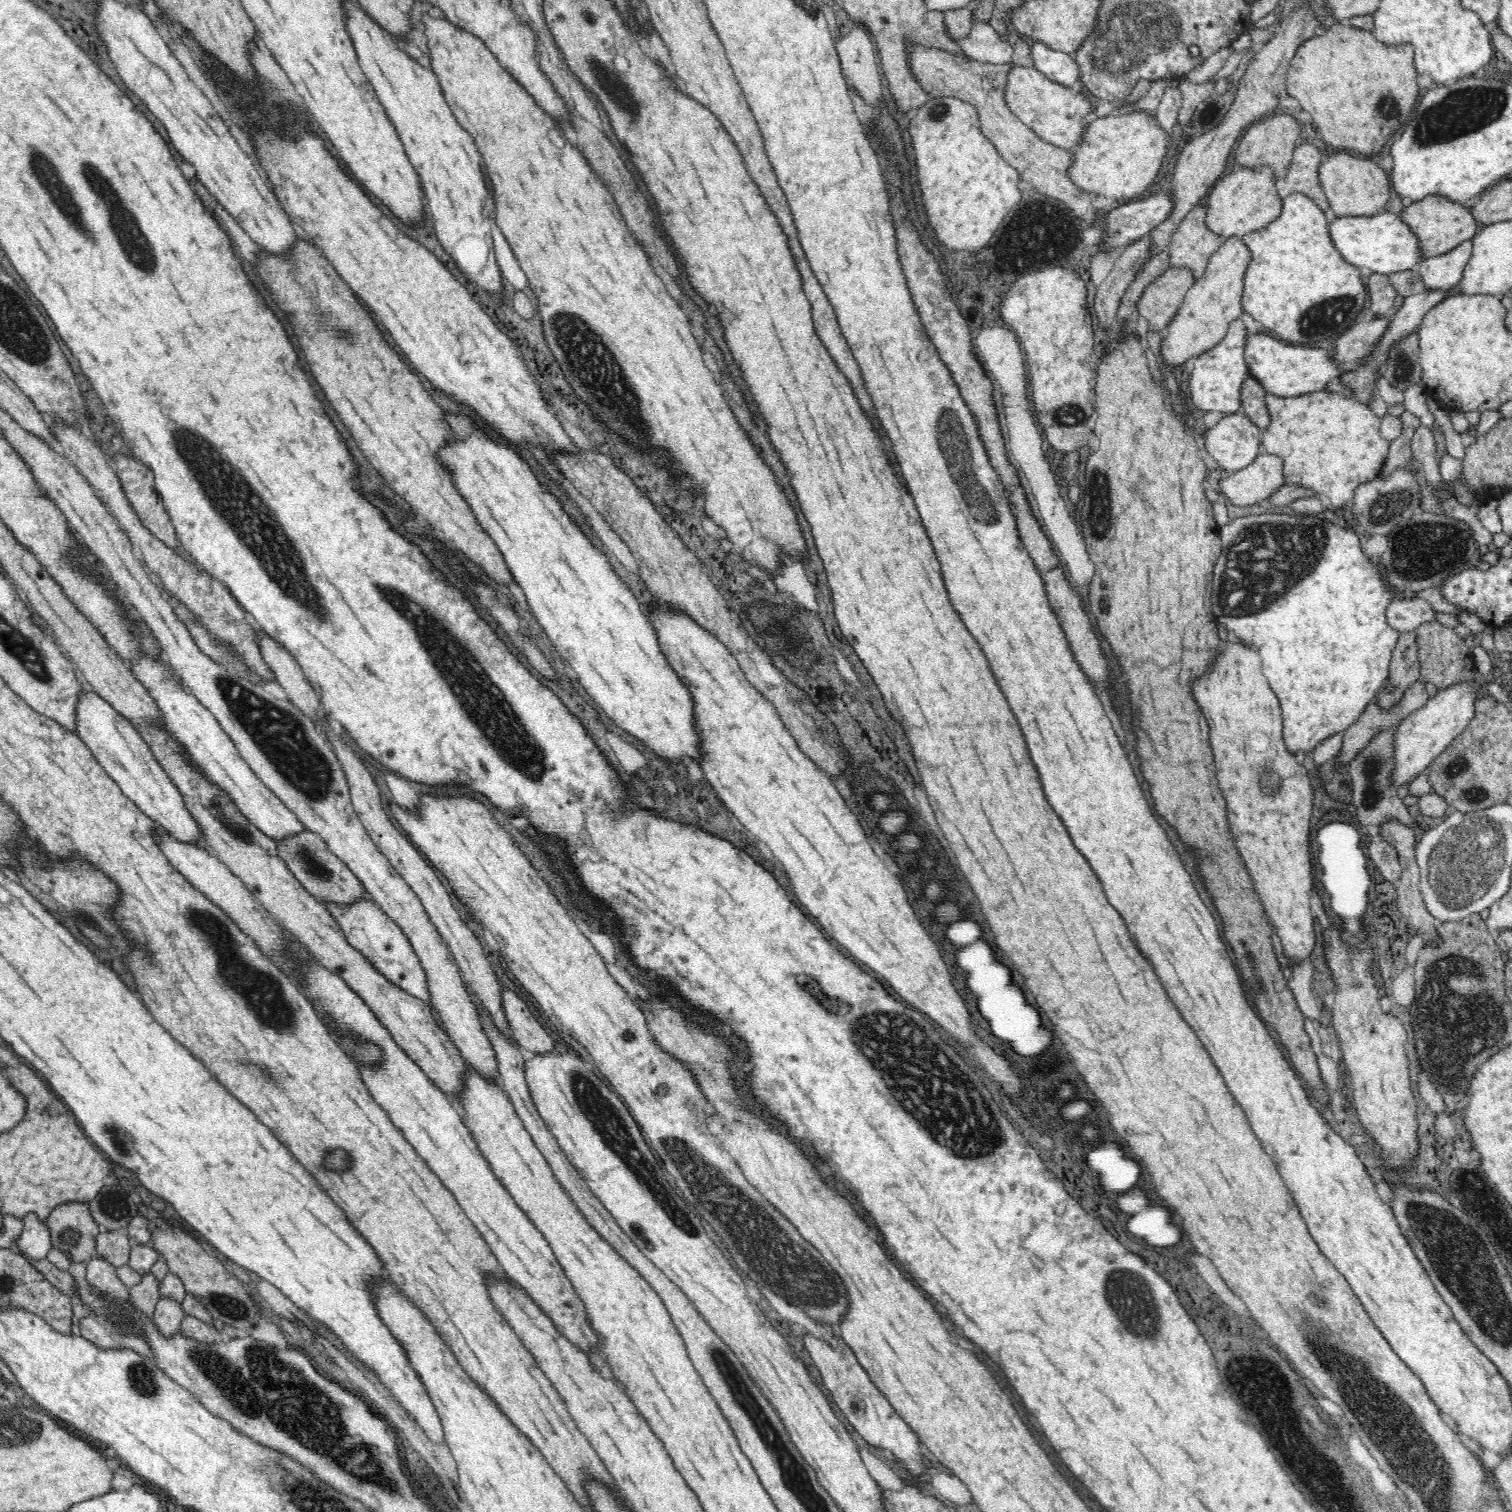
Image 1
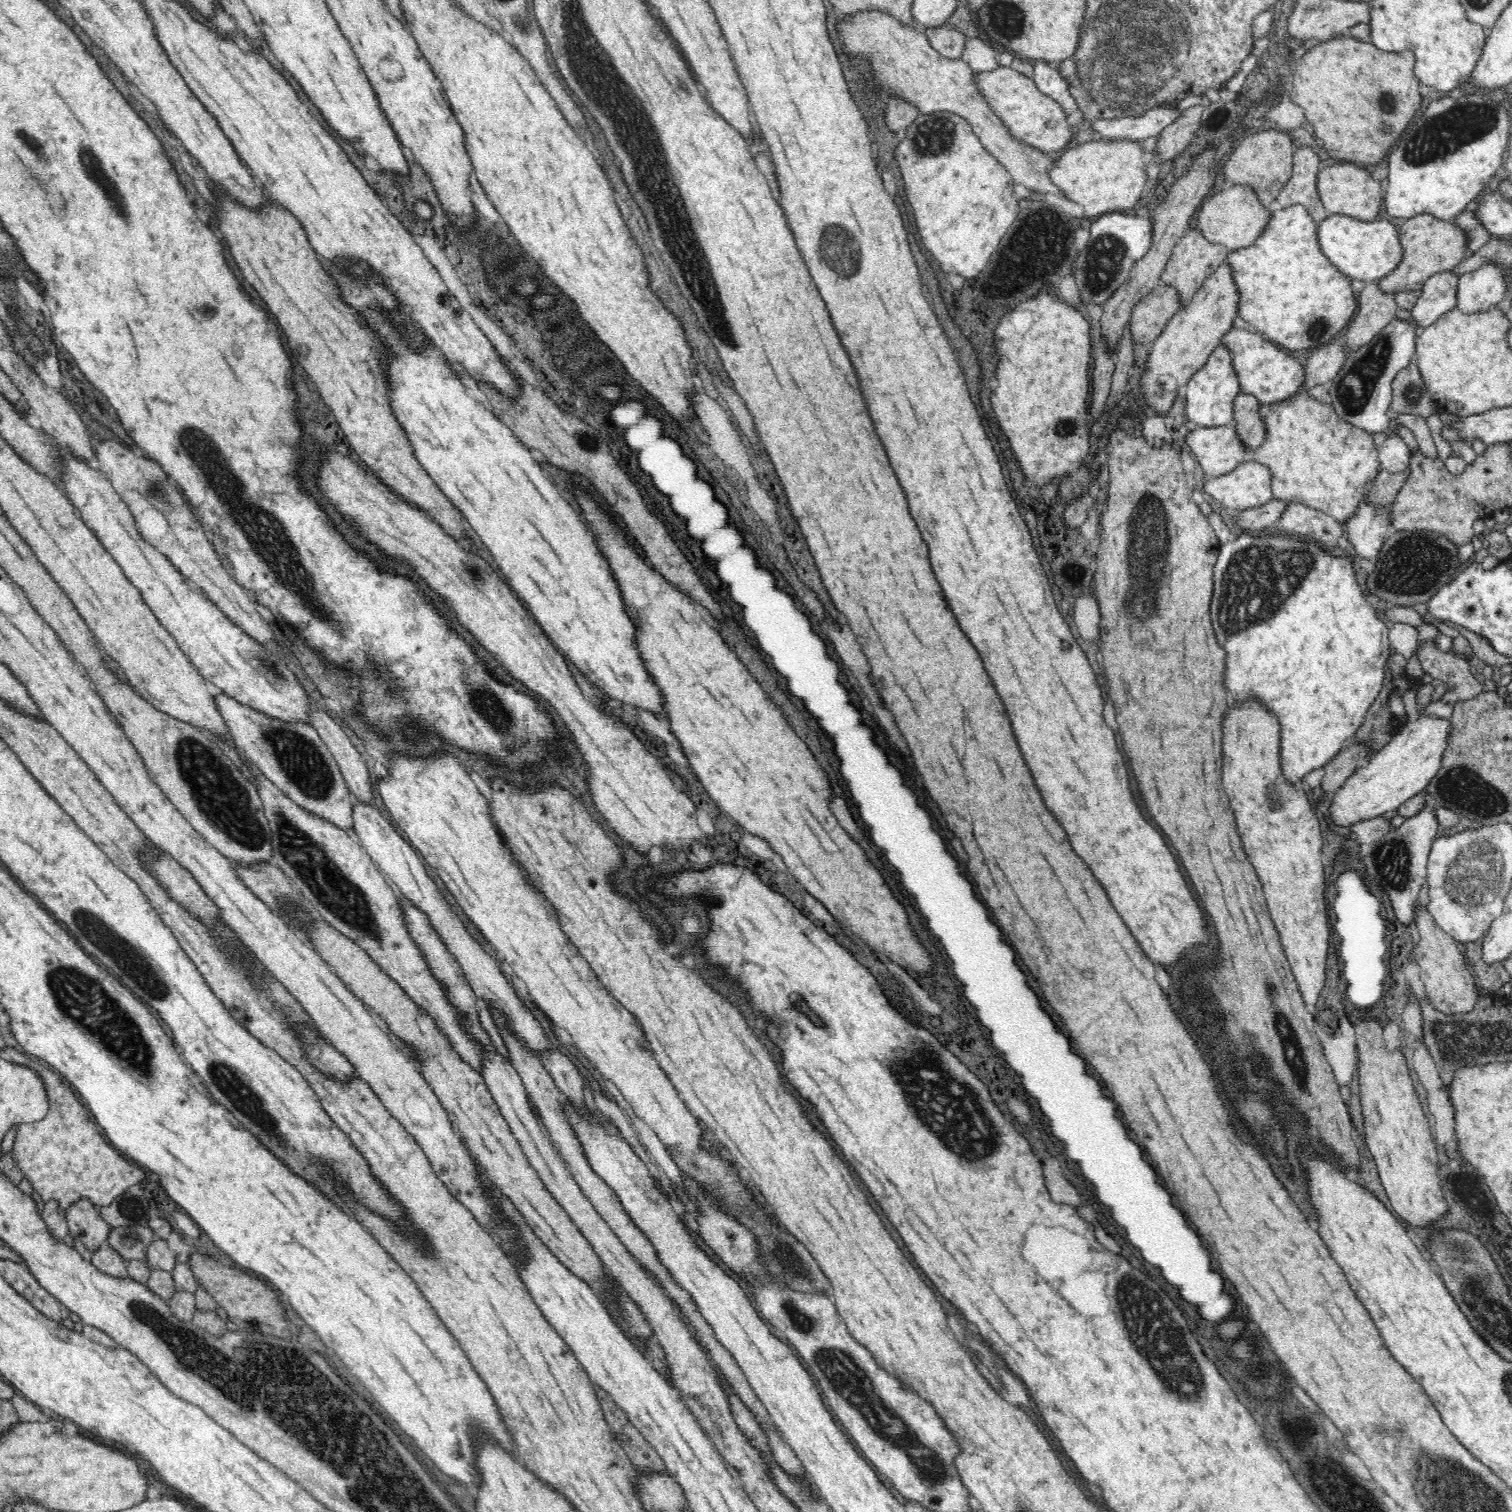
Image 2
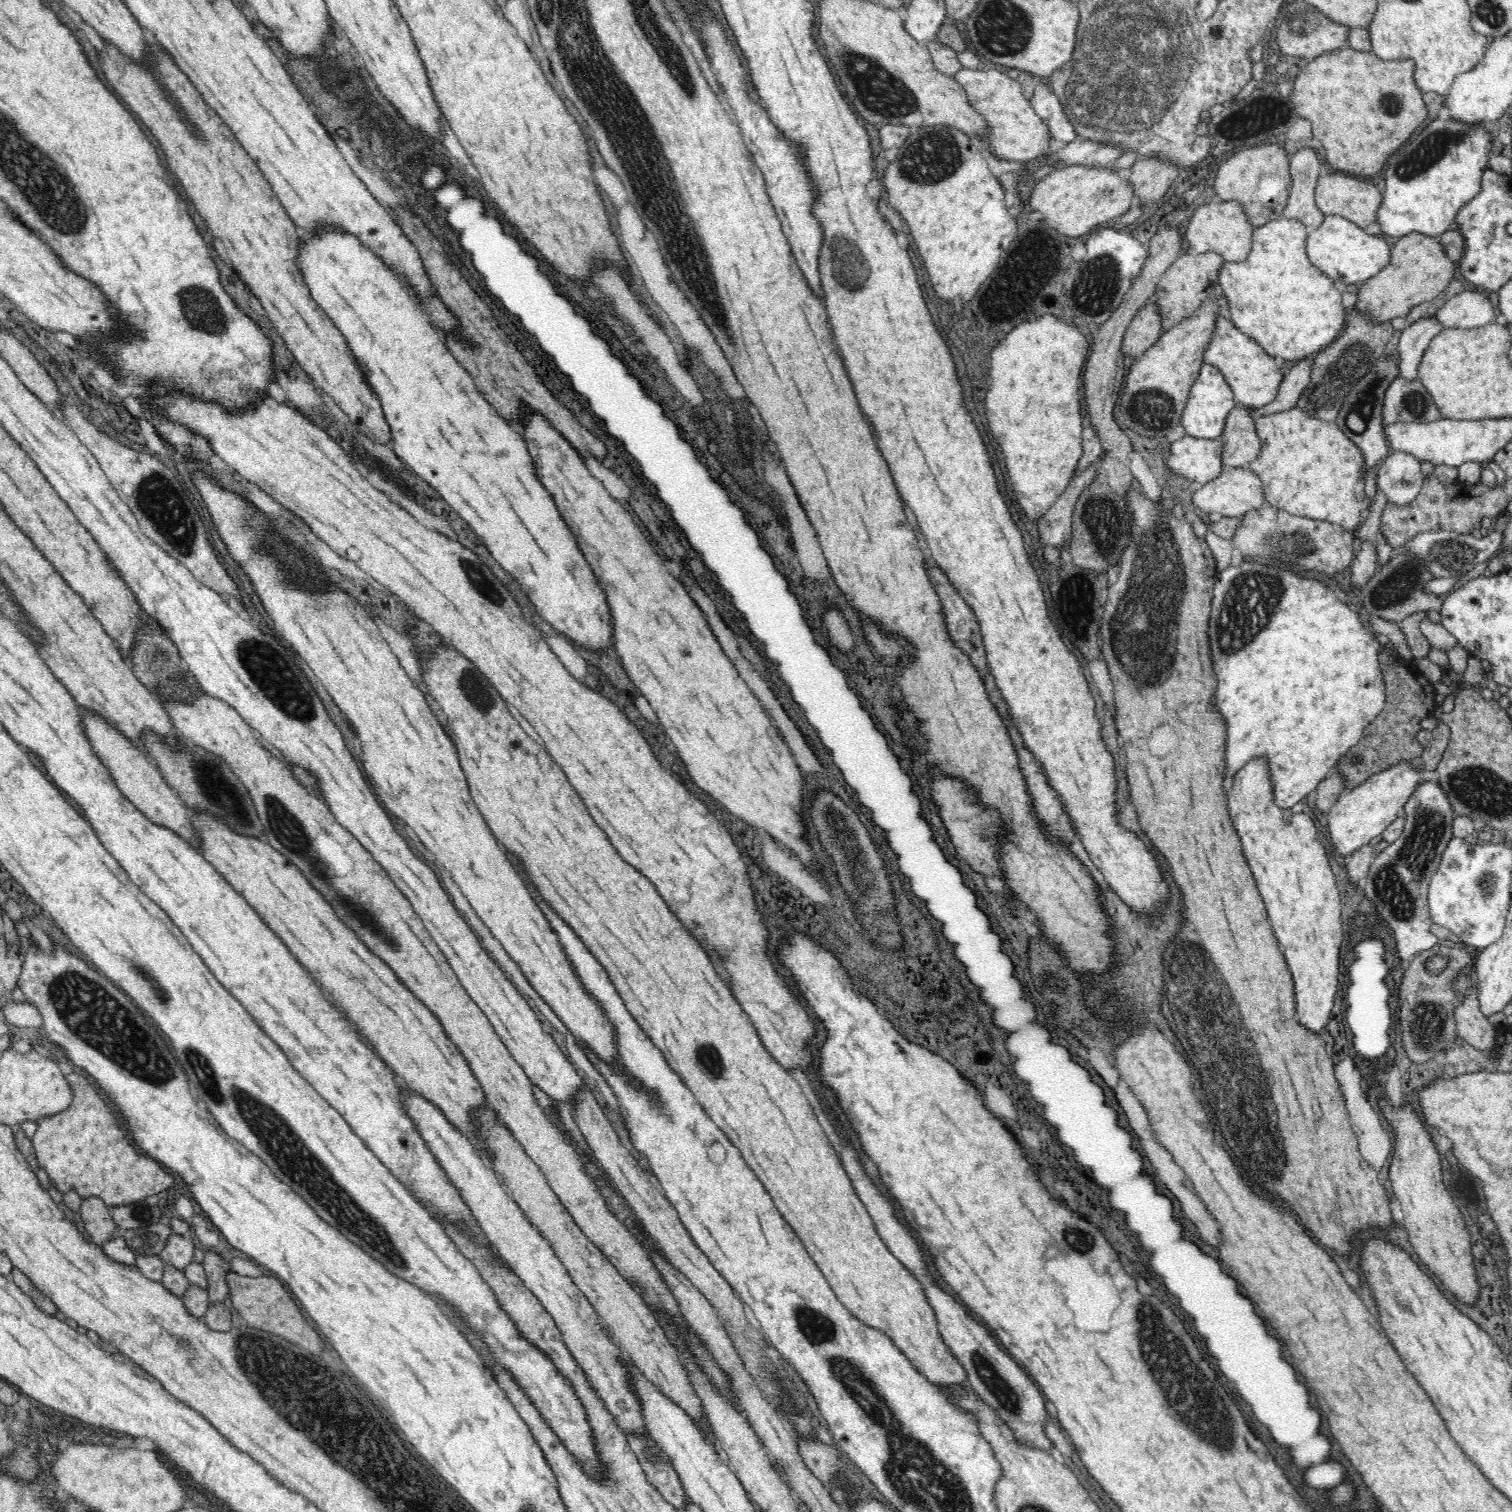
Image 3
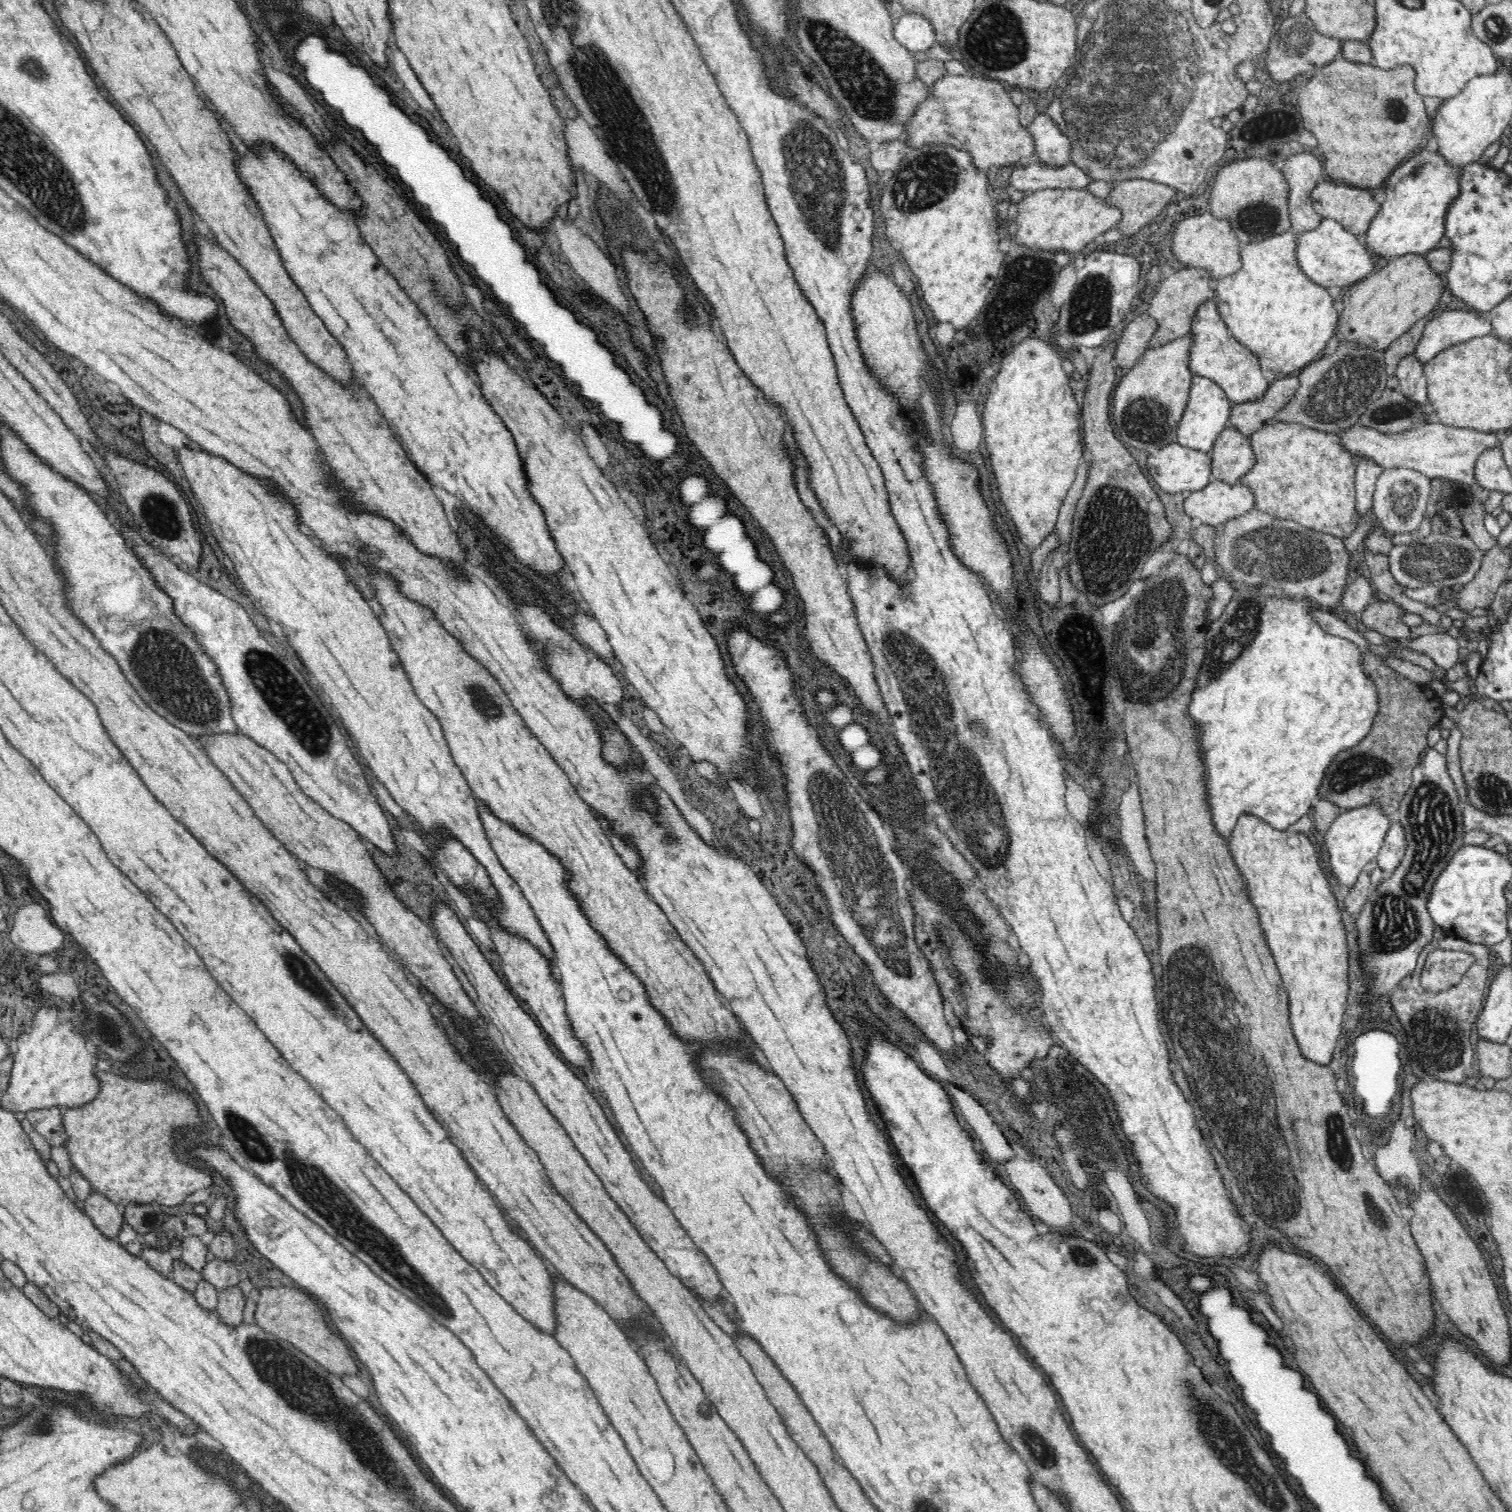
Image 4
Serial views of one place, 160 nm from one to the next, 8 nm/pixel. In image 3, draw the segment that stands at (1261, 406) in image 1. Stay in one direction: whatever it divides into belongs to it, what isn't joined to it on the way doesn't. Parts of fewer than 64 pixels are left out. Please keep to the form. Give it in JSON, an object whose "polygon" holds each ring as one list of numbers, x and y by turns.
{"polygon":[[1234,406,1230,410,1221,439,1223,441,1222,463,1226,469,1247,467,1260,454,1261,442,1250,407,1236,409]]}

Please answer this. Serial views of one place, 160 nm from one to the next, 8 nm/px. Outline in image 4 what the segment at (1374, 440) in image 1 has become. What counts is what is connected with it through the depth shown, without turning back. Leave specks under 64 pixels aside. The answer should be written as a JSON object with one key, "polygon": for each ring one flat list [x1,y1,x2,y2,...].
{"polygon":[[1272,421,1253,431,1250,439,1256,462,1240,482,1254,491,1254,508,1275,519,1291,519,1312,530,1340,535,1342,539,1348,538,1354,532,1360,520,1355,507,1356,464,1350,451,1342,445,1338,433,1320,431,1302,422]]}

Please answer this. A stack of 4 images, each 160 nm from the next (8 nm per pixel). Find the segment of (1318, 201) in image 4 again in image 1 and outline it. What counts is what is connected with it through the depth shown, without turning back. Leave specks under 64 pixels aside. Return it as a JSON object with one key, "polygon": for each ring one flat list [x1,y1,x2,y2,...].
{"polygon":[[1344,152,1328,156,1326,161,1320,163,1319,180,1336,217,1375,215,1383,211,1384,205,1390,200,1388,174,1370,157,1354,158]]}

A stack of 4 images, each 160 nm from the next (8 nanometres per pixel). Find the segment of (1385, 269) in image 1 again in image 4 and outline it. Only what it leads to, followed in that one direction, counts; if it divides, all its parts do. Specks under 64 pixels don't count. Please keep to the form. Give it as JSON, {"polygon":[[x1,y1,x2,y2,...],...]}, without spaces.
{"polygon":[[1322,218,1314,230,1298,235,1298,244,1296,259,1299,260,1299,266,1312,282,1319,283,1320,286,1339,286,1343,289,1365,279,1374,271,1375,252,1369,250,1368,246,1362,246,1357,235,1335,219]]}

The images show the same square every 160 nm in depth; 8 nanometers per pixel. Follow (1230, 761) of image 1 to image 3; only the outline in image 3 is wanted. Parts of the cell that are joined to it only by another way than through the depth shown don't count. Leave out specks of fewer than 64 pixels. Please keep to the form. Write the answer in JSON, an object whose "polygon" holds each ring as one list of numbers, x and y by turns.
{"polygon":[[1258,755,1234,776,1228,808,1295,982,1296,1017,1308,1030,1320,1033,1330,1020,1338,990,1340,948,1344,942,1340,894,1314,822,1306,814,1294,814,1287,807,1280,807,1275,802,1273,788,1267,757]]}

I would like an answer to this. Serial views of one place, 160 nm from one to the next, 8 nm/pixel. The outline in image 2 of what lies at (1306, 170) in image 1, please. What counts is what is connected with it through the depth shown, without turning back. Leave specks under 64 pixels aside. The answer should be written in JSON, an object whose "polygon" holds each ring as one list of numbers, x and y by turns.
{"polygon":[[1298,147,1293,155,1292,175,1277,195,1278,204,1284,208,1292,203,1300,203,1307,207,1308,214,1316,222,1324,220,1328,212,1319,199,1317,186,1321,168,1320,158,1314,154,1312,147]]}

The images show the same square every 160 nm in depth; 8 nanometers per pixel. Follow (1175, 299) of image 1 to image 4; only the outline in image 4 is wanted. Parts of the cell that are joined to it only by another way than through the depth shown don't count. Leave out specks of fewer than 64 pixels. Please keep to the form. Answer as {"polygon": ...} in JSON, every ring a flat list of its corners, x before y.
{"polygon":[[1142,314,1119,330,1114,363,1125,371,1131,369,1136,361,1149,348,1149,342,1157,330,1157,322,1150,314]]}

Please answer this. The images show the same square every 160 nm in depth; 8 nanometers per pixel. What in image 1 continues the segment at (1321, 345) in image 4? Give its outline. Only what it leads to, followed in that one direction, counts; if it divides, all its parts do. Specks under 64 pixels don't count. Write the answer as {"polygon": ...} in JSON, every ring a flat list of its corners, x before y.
{"polygon":[[1293,192,1283,198,1281,214,1260,230,1242,237,1252,252,1252,262,1245,272,1243,310,1254,320,1276,332,1288,342,1316,344,1338,337,1354,324,1354,319,1366,300,1367,287,1360,278,1359,267,1348,263,1336,250,1326,212,1303,192]]}

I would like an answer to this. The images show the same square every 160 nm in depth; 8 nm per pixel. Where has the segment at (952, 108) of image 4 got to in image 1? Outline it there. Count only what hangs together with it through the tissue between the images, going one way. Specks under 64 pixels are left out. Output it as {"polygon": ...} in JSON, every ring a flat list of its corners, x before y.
{"polygon":[[1014,66,1007,76,1005,102,1012,115,1015,115,1024,125,1035,131,1046,143,1062,147,1065,150,1074,150,1084,140,1084,128,1078,124,1078,106,1088,109,1088,100,1084,94,1074,94,1070,86,1064,86,1047,75,1042,74,1035,67]]}

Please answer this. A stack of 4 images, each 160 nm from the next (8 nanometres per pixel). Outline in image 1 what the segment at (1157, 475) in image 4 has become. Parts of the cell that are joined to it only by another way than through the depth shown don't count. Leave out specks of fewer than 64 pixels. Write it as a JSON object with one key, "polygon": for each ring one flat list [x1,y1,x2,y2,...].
{"polygon":[[1238,413,1225,415,1204,434,1204,448,1226,473,1252,464,1262,452,1261,442,1262,430]]}

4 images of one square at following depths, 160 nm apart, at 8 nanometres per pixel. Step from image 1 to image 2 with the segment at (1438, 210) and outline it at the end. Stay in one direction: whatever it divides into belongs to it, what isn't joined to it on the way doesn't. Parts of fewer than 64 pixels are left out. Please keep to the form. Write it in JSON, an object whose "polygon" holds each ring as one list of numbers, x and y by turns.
{"polygon":[[1424,212,1413,215,1399,226,1399,241,1404,248,1403,261,1386,276,1377,281,1382,292,1398,294,1406,290,1419,290,1424,280,1438,270,1452,270,1465,259,1468,249,1467,236,1464,230,1460,230,1452,219,1440,219,1436,215]]}

